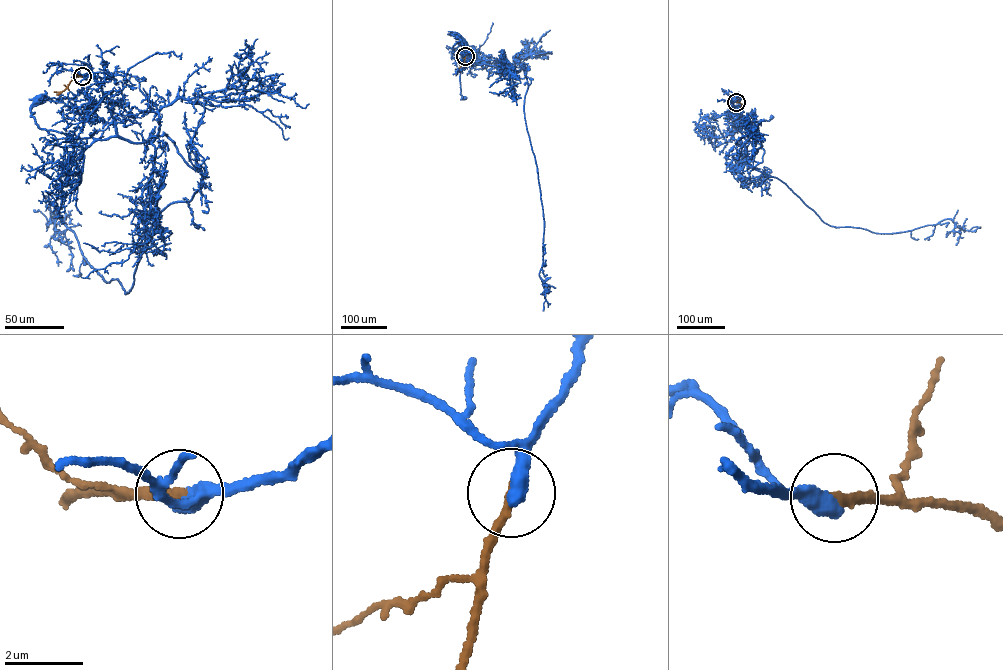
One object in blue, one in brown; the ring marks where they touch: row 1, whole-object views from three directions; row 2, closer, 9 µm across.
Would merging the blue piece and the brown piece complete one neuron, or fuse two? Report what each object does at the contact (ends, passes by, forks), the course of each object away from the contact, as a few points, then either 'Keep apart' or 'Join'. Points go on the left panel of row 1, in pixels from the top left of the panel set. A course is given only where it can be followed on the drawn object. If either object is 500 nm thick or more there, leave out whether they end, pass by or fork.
At the ring blue ends. At the ring brown ends. Course of blue: (82, 76), (104, 74), (101, 88), (112, 101), (115, 135), (74, 138), (39, 128), (30, 111), (41, 97). Course of brown: (82, 76), (75, 77), (60, 92), (54, 91). Join

